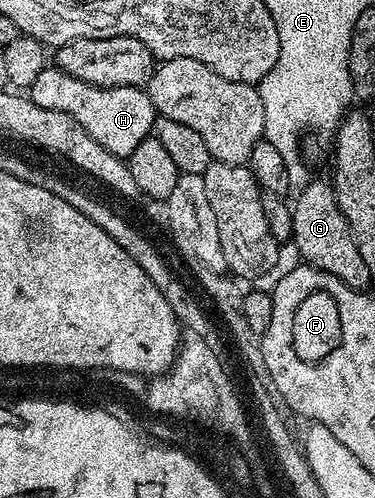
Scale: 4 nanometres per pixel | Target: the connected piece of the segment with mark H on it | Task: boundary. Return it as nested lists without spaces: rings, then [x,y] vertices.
[[[47,66],[35,82],[27,90],[28,98],[35,106],[43,106],[43,110],[59,110],[63,114],[71,114],[103,150],[111,150],[111,154],[127,158],[146,140],[153,131],[155,113],[148,91],[140,88],[100,88],[87,82],[79,82],[79,78],[71,78],[61,68]]]

